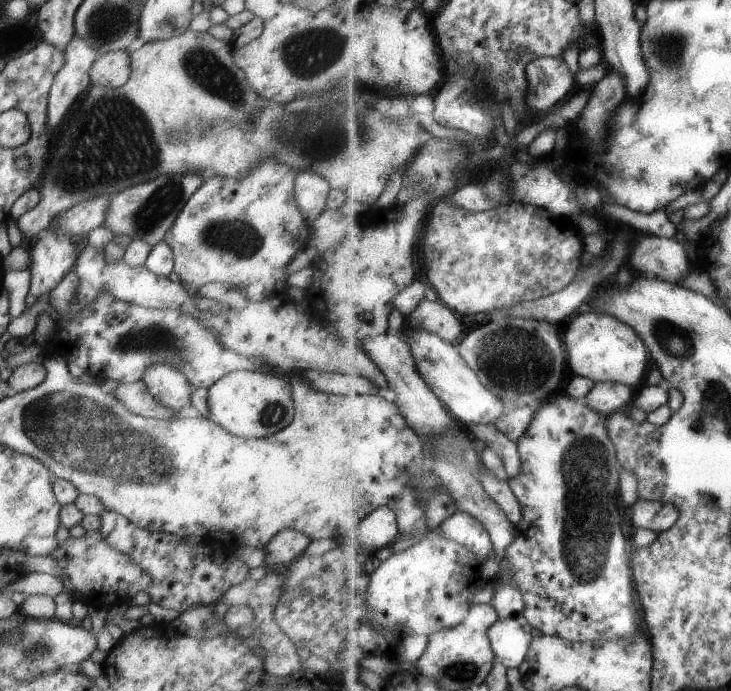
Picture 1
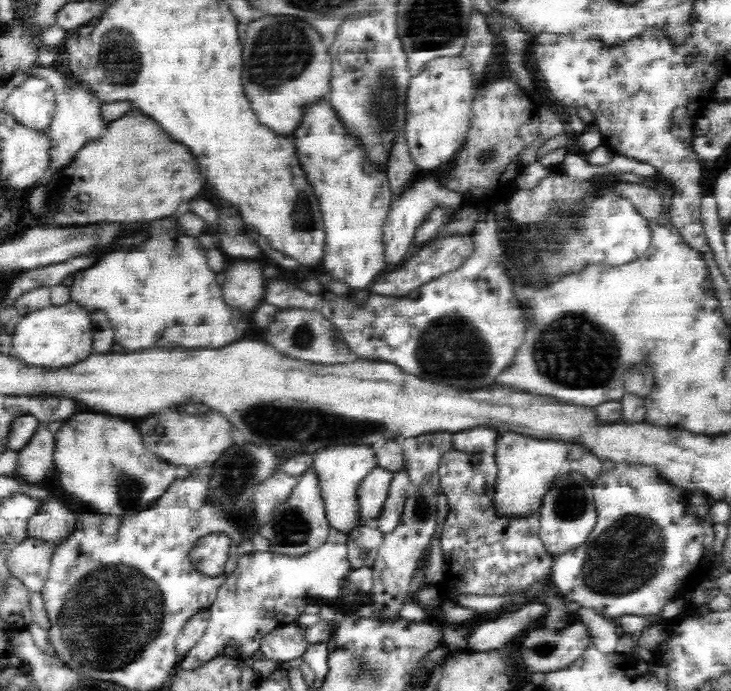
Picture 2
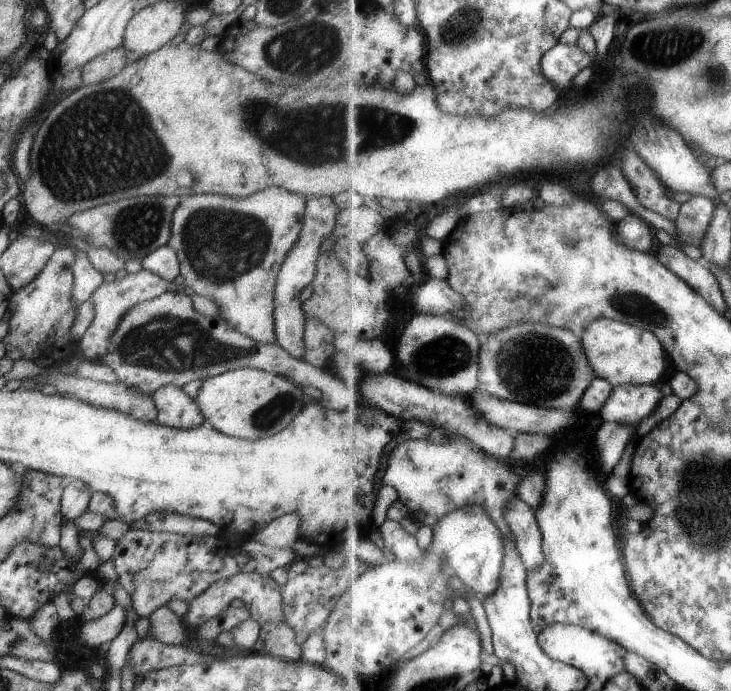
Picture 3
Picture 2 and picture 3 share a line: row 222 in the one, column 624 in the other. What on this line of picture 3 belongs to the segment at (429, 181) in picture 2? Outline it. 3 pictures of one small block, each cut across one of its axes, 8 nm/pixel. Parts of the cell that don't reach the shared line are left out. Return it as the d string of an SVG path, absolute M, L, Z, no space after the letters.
M619 385L599 415L604 421L639 424L655 412L663 397L659 385Z

